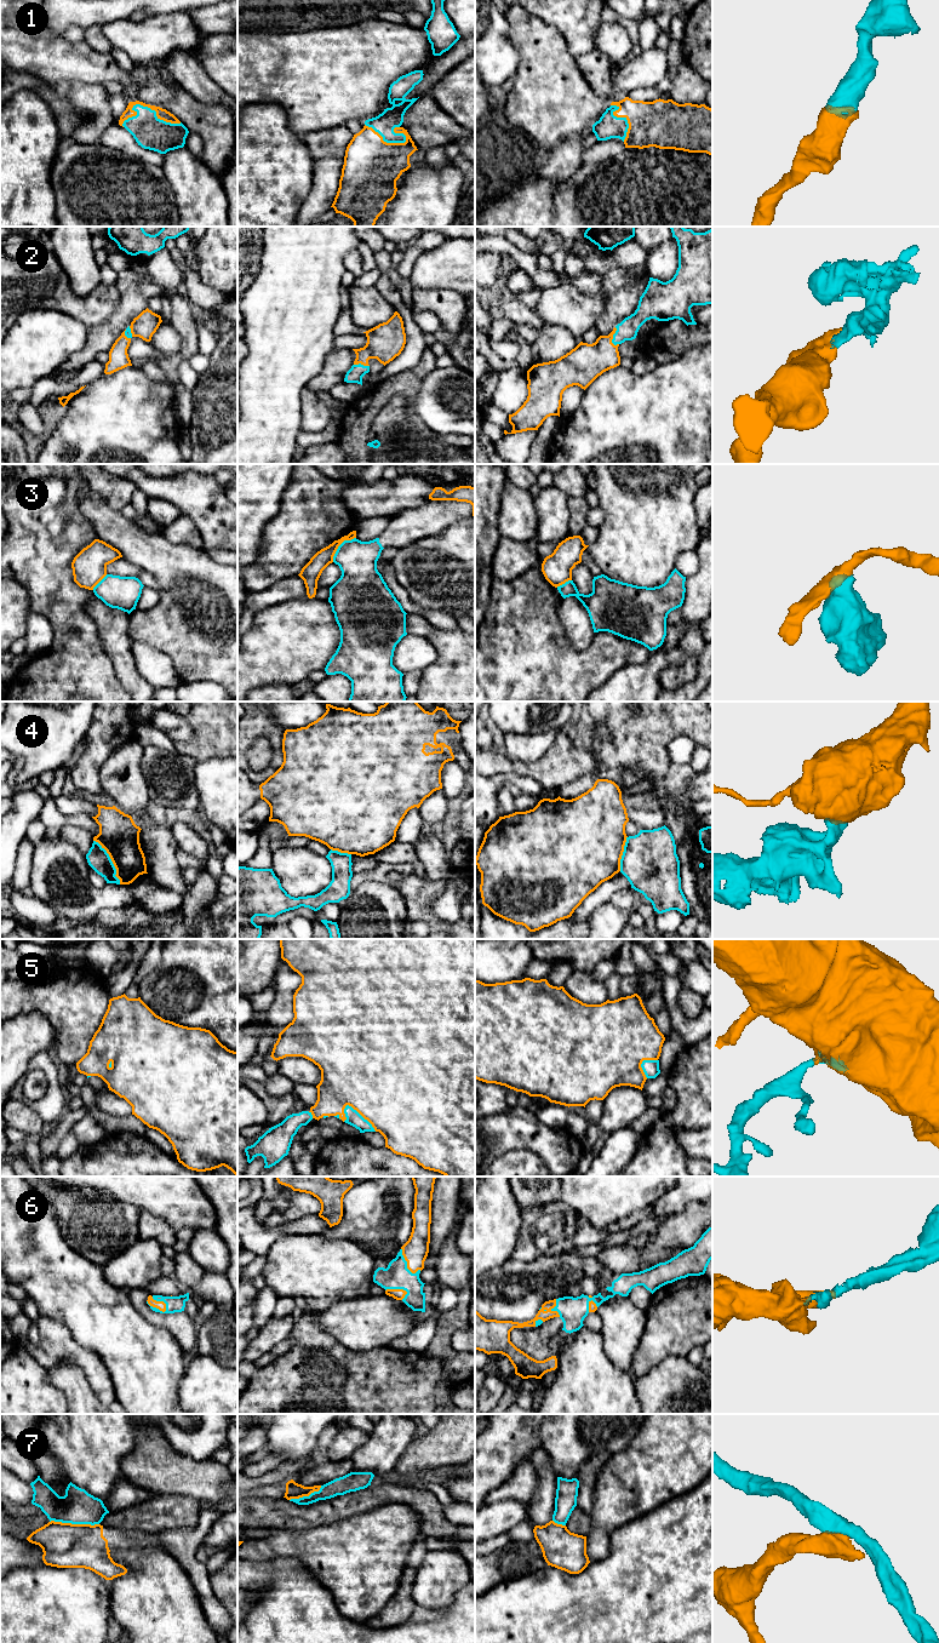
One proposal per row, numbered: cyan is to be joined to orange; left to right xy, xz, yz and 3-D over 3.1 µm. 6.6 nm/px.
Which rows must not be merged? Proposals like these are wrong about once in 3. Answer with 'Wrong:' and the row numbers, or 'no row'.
Wrong: 3, 4, 7

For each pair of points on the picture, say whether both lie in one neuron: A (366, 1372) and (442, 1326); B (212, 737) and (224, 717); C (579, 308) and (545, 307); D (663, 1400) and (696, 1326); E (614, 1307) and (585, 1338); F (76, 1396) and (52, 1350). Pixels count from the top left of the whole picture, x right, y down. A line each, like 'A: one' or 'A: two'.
A: two
B: one
C: one
D: two
E: two
F: two

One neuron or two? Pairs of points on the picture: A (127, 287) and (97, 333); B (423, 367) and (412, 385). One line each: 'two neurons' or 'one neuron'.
A: one neuron
B: one neuron

